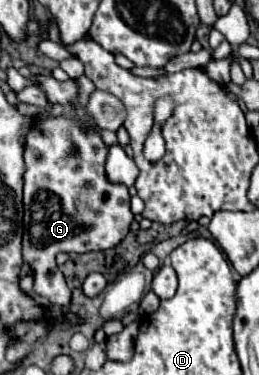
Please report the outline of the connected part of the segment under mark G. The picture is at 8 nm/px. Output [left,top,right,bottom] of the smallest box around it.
[22,117,134,307]

